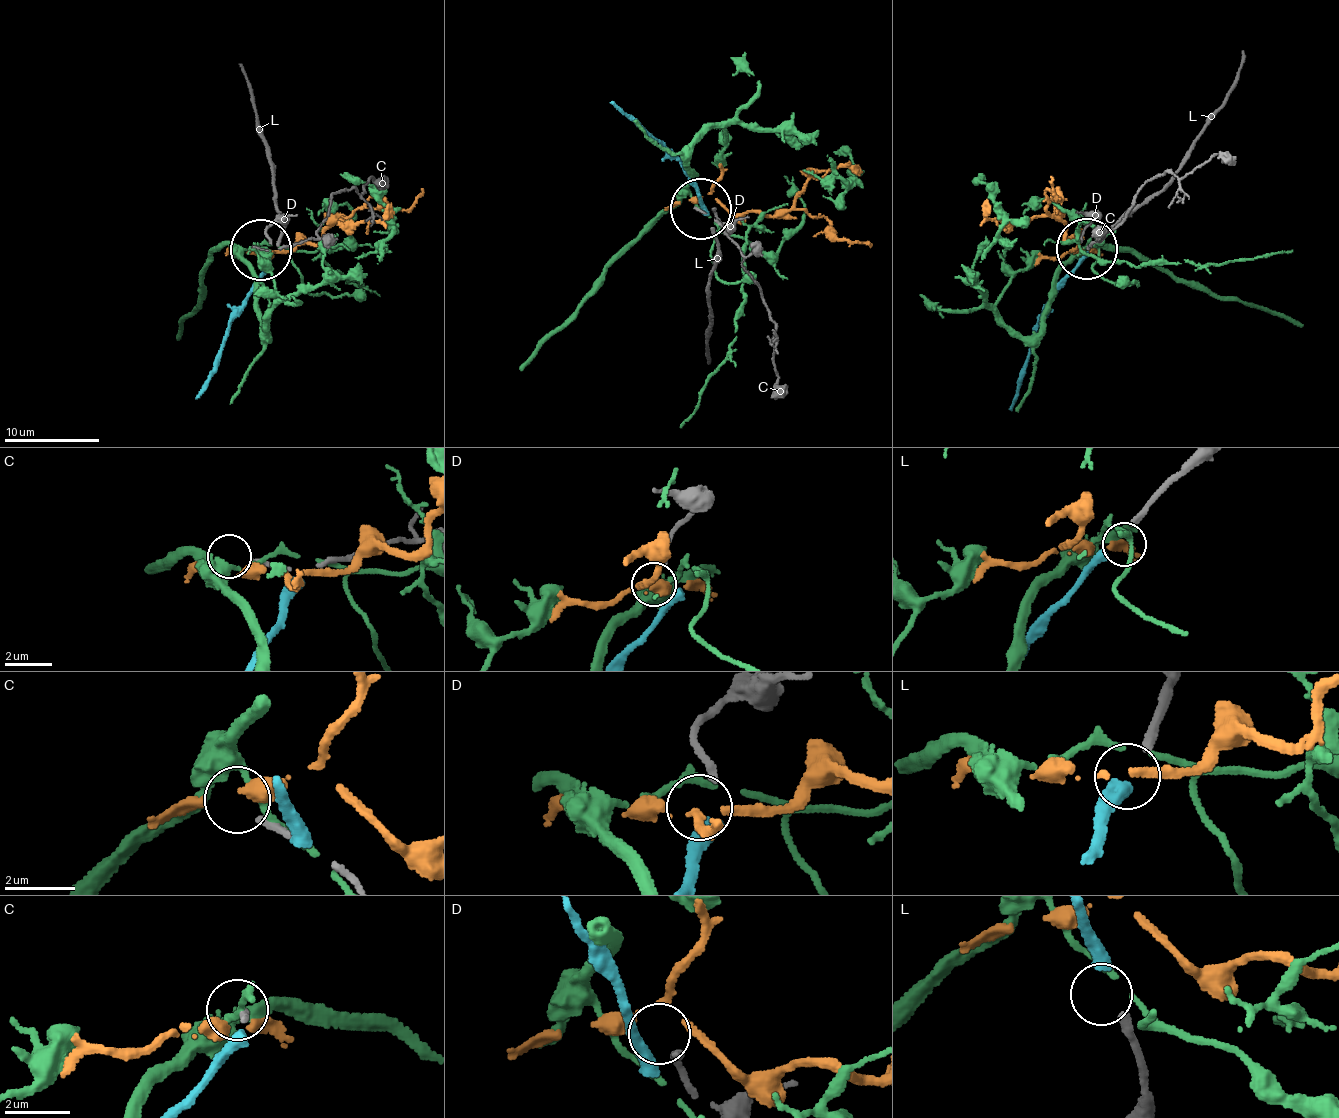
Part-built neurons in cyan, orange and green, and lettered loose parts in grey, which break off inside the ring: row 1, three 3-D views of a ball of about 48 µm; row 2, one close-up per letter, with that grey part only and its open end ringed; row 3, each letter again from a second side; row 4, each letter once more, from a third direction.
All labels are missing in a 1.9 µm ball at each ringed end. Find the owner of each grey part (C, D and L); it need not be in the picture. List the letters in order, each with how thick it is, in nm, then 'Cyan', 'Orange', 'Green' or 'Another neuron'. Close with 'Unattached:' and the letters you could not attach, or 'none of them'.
C: Thickness 180 nm. Orange
D: Thickness 200 nm. Another neuron
L: Thickness 260 nm. Cyan
Unattached: D

